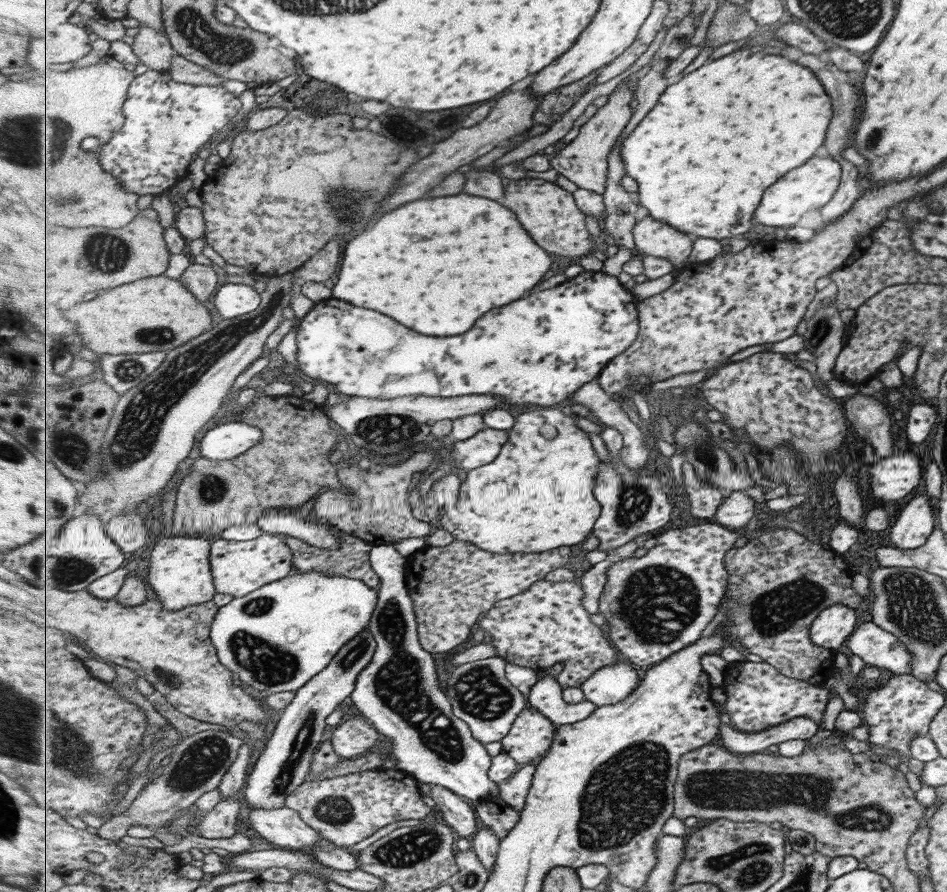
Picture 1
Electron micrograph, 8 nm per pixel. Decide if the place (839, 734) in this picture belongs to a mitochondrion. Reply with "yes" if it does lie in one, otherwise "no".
no

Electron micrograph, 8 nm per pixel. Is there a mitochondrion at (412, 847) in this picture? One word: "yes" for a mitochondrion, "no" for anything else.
yes

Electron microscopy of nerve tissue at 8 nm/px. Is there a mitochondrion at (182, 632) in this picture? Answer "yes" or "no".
no

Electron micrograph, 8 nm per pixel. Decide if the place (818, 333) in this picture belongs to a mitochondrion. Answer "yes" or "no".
yes

